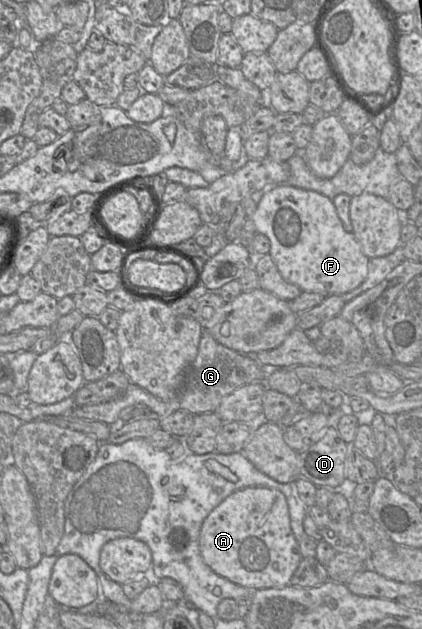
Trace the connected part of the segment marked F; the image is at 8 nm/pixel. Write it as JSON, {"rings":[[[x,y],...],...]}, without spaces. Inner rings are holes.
{"rings":[[[289,184],[272,186],[260,194],[257,208],[250,218],[250,228],[269,239],[269,255],[281,276],[301,292],[318,293],[324,297],[342,296],[361,285],[367,277],[369,258],[362,252],[353,233],[344,229],[332,199],[321,193]]]}

